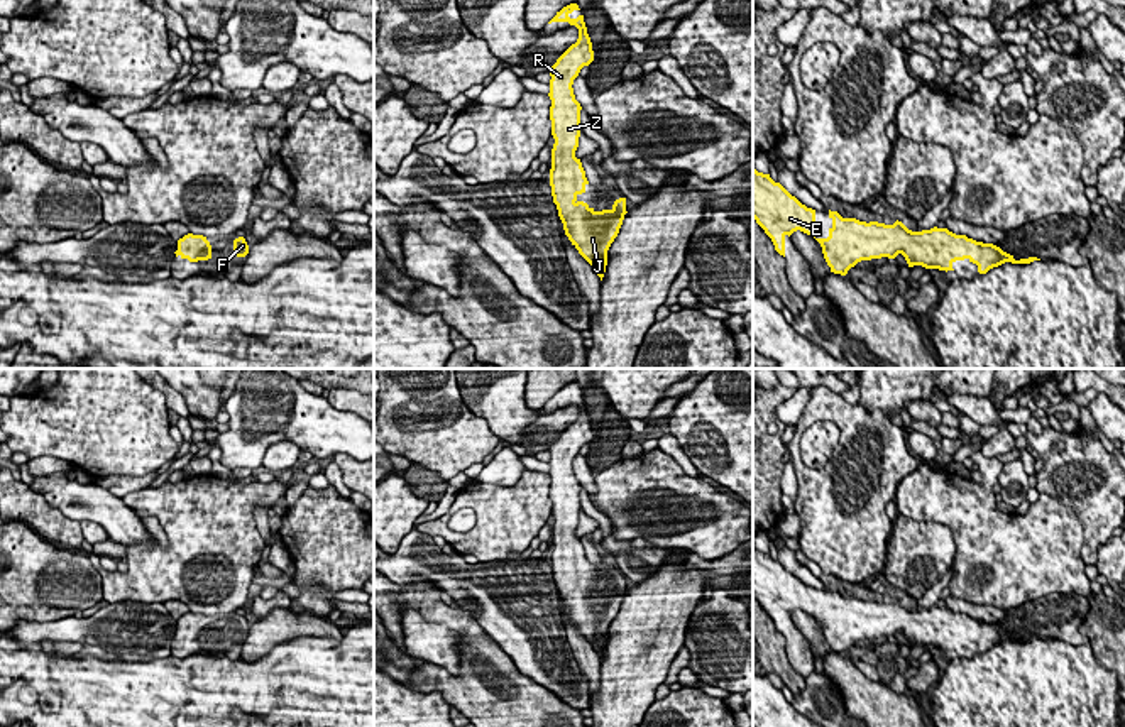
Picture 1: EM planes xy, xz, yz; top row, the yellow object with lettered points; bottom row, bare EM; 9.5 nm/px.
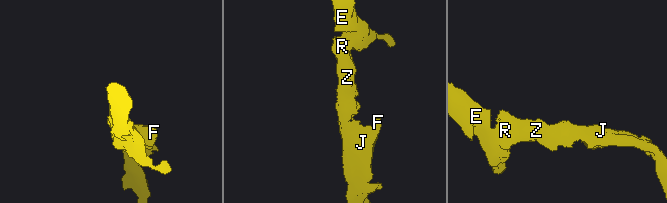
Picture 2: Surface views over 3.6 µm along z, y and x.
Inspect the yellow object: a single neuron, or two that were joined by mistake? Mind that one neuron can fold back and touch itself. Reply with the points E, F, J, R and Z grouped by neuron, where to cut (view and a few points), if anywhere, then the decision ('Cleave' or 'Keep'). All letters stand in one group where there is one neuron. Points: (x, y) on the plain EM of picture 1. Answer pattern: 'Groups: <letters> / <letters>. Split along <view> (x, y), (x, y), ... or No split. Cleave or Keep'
Groups: E F J R Z. No split. Keep

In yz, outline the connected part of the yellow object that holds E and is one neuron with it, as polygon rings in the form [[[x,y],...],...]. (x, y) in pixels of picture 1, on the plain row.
[[[753,548],[753,597],[771,617],[775,629],[785,636],[785,615],[800,609],[814,615],[820,626],[831,651],[846,654],[861,639],[895,637],[902,632],[908,646],[954,649],[956,639],[968,637],[978,644],[980,653],[1005,641],[1030,642],[1037,636],[1015,639],[993,622],[976,620],[966,614],[956,614],[947,607],[922,610],[908,609],[902,600],[885,604],[842,597],[829,588],[832,605],[827,617],[815,615],[815,588],[802,583],[770,553]]]

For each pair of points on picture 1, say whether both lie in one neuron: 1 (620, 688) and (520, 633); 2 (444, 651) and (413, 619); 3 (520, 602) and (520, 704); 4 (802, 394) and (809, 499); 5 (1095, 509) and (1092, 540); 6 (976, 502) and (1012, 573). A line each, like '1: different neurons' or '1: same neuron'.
1: different neurons
2: same neuron
3: different neurons
4: different neurons
5: same neuron
6: same neuron

